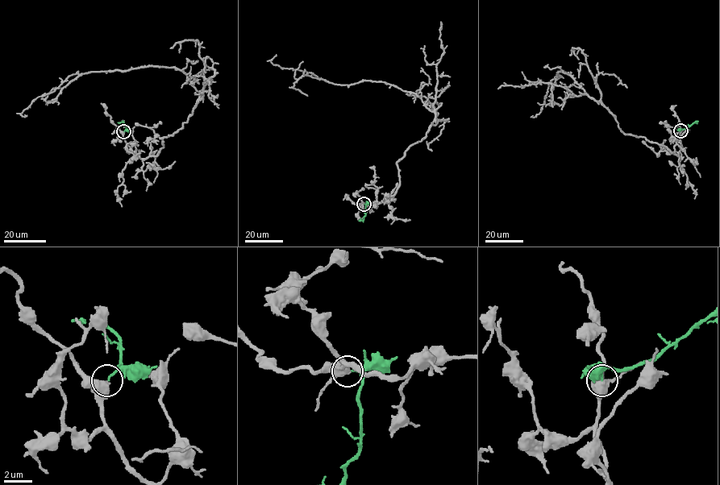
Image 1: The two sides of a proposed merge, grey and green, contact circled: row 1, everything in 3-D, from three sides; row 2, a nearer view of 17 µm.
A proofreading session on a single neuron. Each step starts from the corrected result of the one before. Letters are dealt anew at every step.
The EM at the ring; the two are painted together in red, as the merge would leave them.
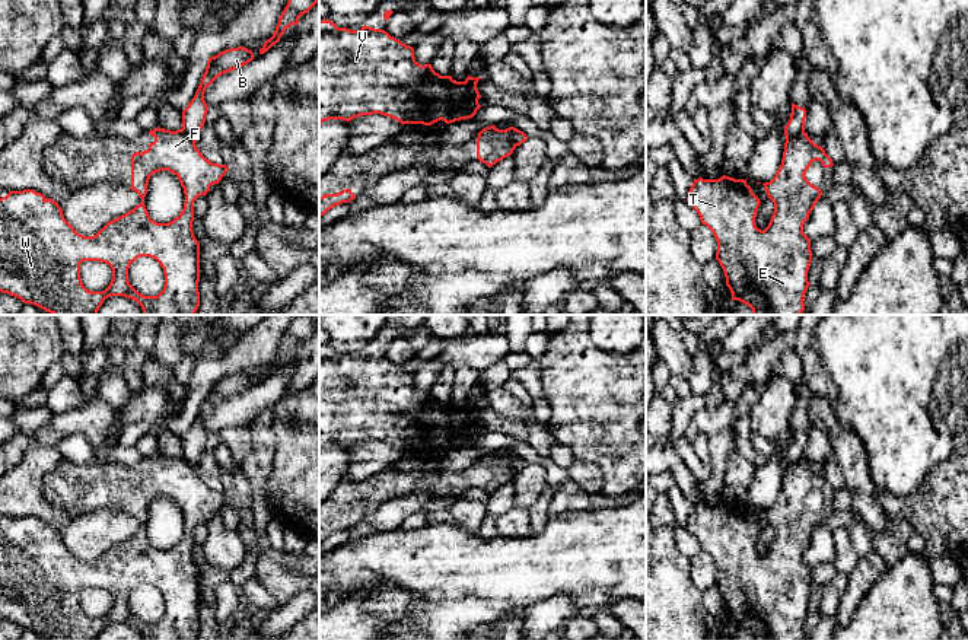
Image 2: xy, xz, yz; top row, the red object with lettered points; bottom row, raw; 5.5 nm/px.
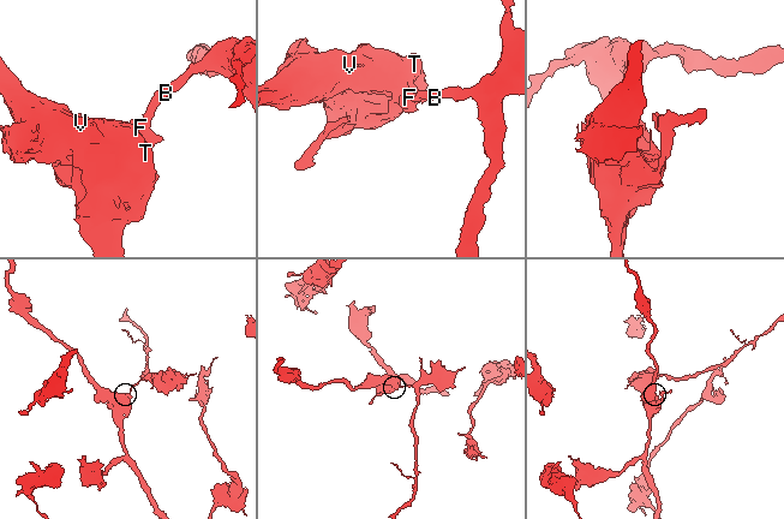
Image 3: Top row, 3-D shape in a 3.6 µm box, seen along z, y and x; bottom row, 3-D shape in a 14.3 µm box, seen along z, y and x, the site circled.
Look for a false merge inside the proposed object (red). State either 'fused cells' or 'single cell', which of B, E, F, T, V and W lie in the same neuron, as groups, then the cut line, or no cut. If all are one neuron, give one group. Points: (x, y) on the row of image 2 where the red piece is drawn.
fused cells; groups B / E F T V W; cut xz (510, 127), (510, 134), (516, 145)

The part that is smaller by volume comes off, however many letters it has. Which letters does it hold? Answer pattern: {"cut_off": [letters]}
{"cut_off": ["B"]}

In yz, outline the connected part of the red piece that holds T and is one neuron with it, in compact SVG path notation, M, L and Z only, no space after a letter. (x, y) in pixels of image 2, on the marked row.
M808 133L786 137L781 165L776 176L762 184L774 203L764 230L755 226L761 201L746 179L698 178L688 191L687 201L717 241L716 259L732 300L748 305L754 315L805 311L812 251L803 225L822 195L805 176L815 160L824 168L834 165Z

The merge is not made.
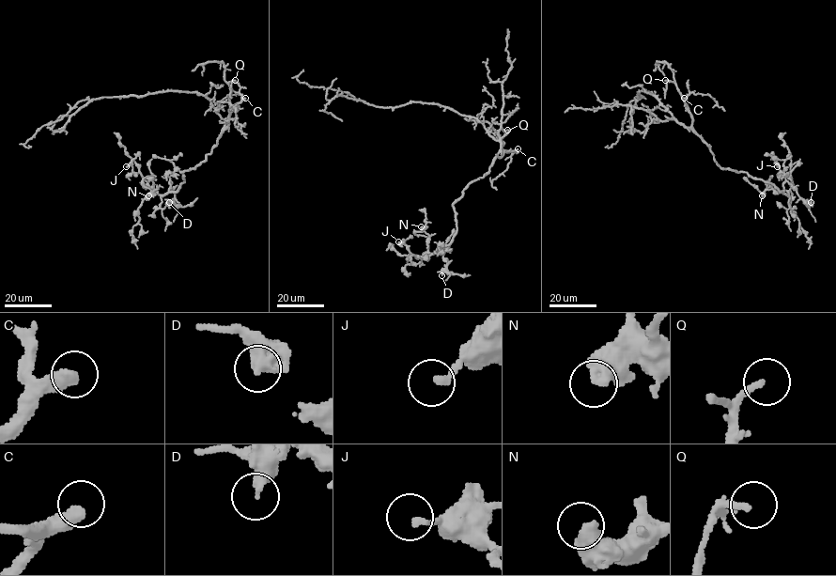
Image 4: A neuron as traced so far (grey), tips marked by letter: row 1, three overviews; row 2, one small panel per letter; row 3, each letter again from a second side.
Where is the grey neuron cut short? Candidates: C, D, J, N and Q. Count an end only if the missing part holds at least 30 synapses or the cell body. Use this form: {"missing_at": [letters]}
{"missing_at": ["C"]}

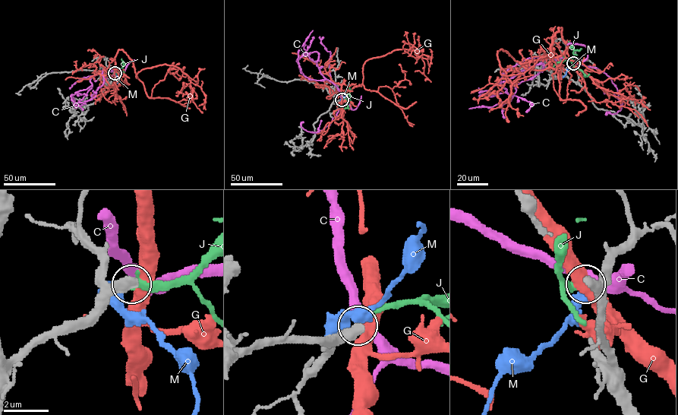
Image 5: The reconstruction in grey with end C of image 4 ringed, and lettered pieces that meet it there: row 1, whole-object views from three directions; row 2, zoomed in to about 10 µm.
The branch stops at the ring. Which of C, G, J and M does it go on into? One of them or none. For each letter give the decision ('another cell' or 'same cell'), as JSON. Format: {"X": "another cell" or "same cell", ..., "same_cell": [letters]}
{"C": "another cell", "G": "another cell", "J": "same cell", "M": "another cell", "same_cell": ["J"]}

